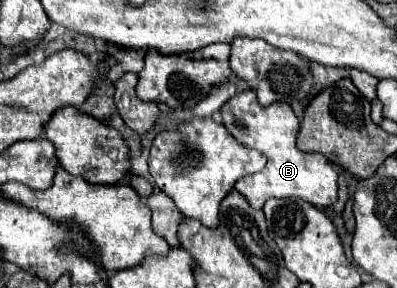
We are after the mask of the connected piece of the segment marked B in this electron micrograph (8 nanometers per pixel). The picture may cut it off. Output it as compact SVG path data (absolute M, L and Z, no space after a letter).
M247 89L233 95L221 107L221 113L223 125L241 145L267 155L267 165L263 171L243 177L235 183L235 189L247 199L253 209L263 209L265 201L271 197L299 197L315 207L331 207L337 201L337 169L323 155L311 155L297 149L295 141L299 131L299 119L287 103L273 103L269 107L261 107L257 103L257 95Z

